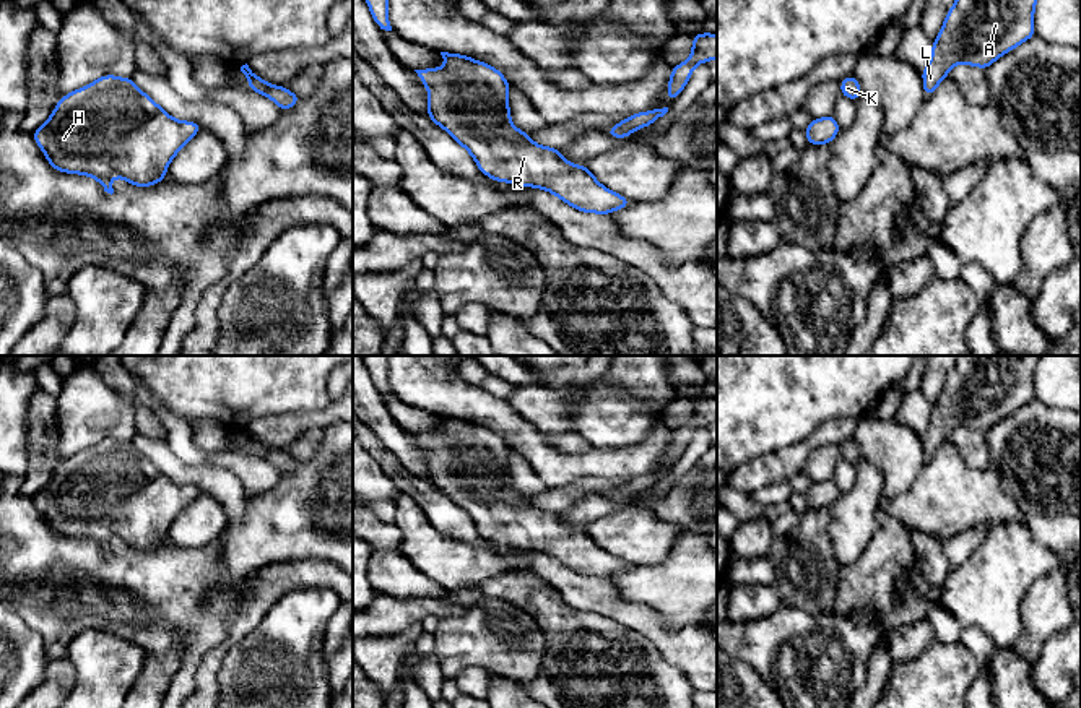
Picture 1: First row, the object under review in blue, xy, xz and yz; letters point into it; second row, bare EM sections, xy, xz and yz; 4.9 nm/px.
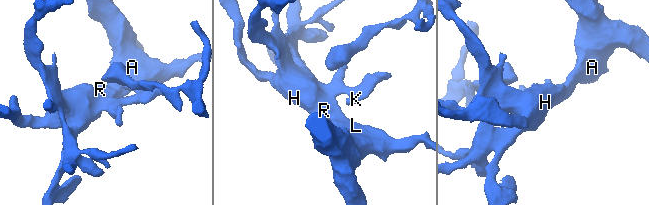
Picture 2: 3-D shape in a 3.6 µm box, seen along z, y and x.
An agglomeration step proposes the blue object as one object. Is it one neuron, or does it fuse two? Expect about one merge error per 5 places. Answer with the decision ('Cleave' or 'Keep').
Keep

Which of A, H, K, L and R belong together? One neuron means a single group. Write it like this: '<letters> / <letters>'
A H K L R

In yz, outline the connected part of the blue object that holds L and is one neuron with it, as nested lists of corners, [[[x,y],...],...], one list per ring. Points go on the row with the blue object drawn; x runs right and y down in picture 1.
[[[956,0],[949,8],[931,58],[922,70],[930,97],[956,63],[988,68],[996,58],[1035,36],[1037,0]]]

